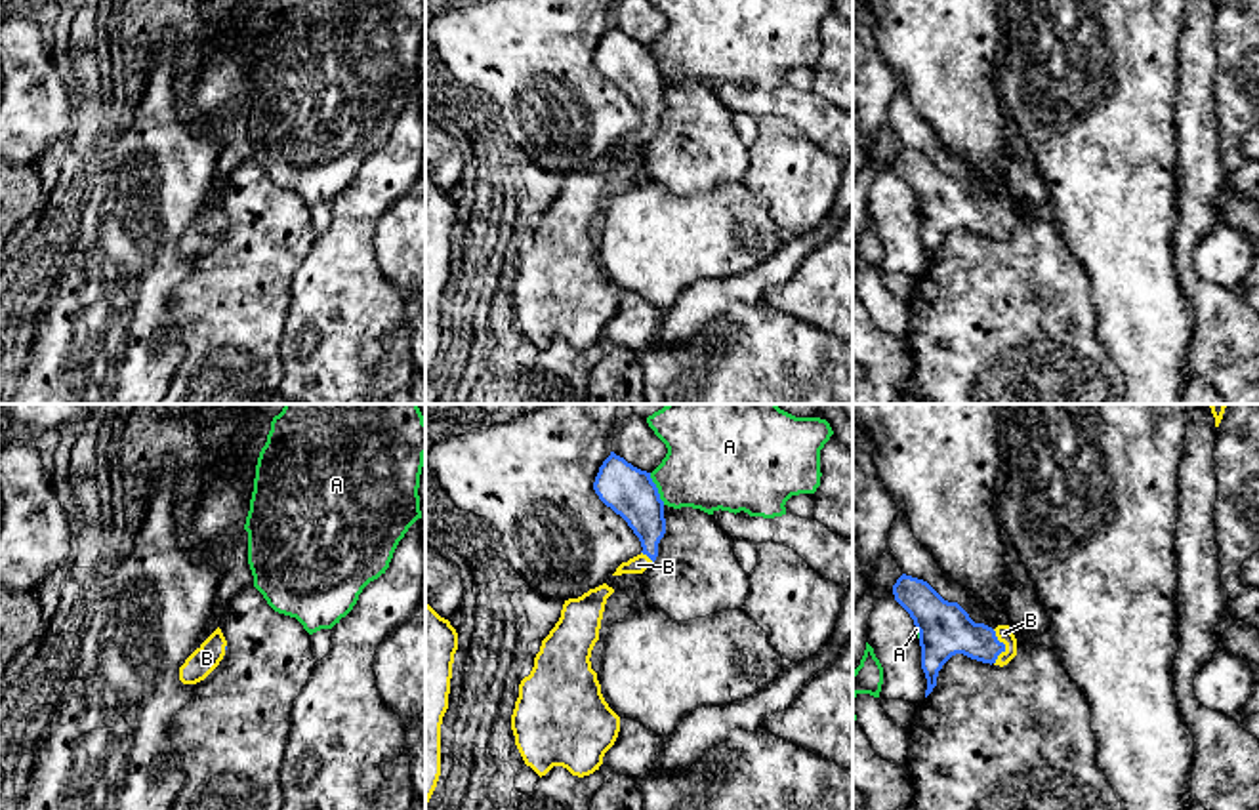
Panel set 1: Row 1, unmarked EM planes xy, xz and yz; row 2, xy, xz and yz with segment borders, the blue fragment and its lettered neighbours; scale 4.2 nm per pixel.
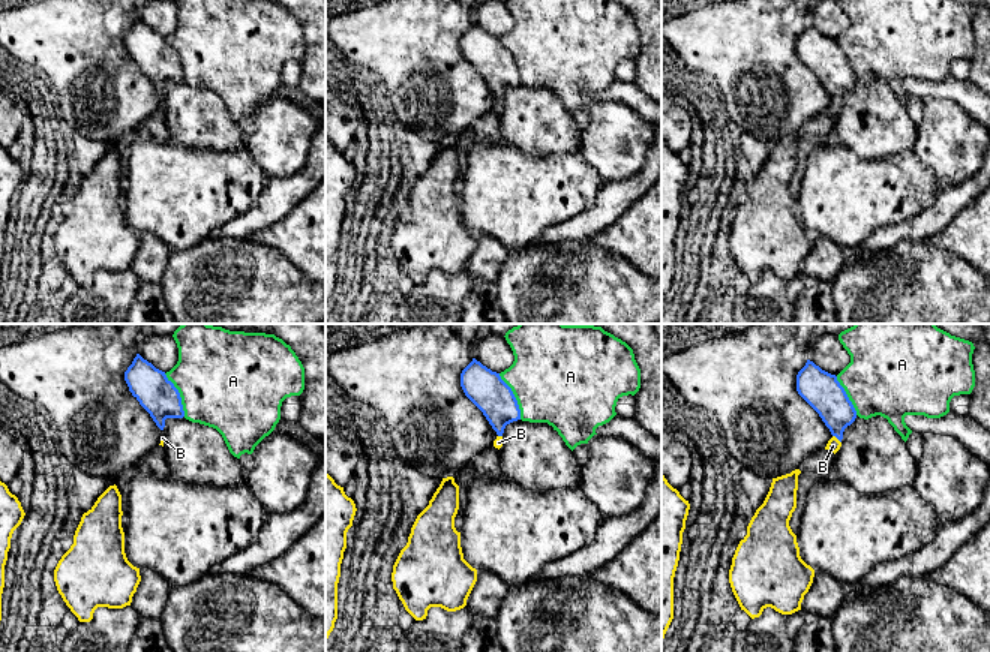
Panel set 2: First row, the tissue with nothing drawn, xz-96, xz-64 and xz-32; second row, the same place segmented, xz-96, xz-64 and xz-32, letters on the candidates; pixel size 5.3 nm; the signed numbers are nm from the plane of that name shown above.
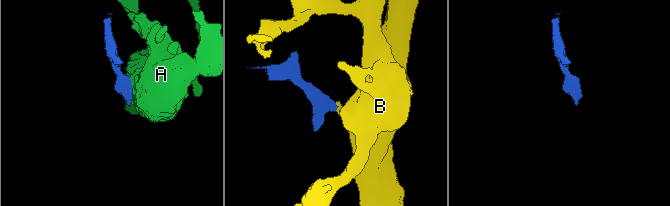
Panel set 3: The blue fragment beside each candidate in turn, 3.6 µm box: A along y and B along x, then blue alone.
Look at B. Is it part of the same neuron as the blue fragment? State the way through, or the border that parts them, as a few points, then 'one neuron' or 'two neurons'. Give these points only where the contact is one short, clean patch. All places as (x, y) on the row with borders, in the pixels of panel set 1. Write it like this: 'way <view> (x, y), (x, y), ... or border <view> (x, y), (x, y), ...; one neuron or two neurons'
way yz (949, 629), (985, 645), (1004, 647), (1004, 633); one neuron

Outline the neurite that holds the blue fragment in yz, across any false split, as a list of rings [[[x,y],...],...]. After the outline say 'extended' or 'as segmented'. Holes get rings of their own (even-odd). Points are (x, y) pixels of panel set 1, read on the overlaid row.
[[[902,574],[893,585],[893,595],[919,631],[925,698],[937,686],[942,665],[956,654],[1000,667],[1017,656],[1017,638],[1009,625],[992,629],[975,623],[958,602],[944,600],[923,579]]]; extended

